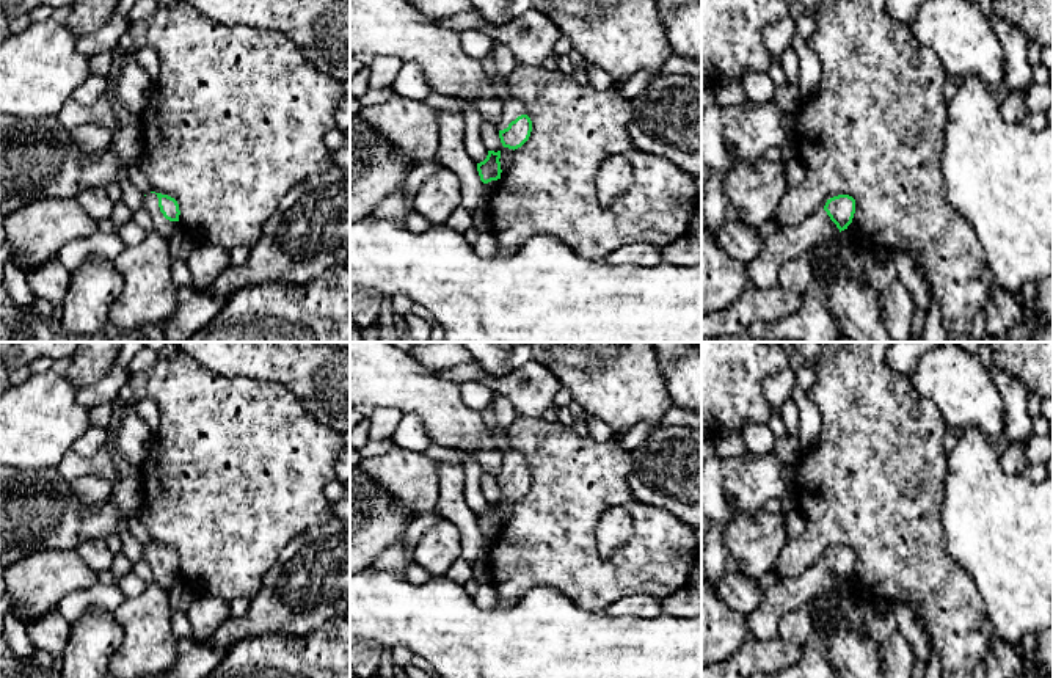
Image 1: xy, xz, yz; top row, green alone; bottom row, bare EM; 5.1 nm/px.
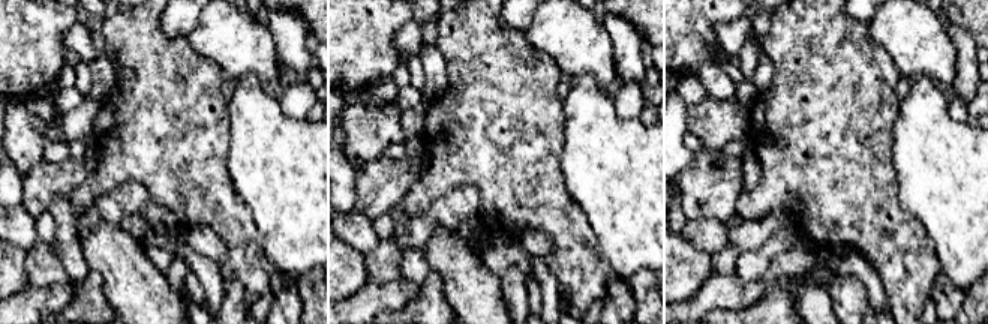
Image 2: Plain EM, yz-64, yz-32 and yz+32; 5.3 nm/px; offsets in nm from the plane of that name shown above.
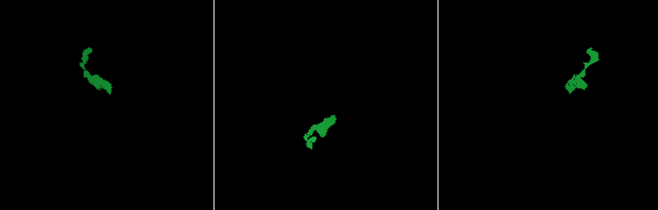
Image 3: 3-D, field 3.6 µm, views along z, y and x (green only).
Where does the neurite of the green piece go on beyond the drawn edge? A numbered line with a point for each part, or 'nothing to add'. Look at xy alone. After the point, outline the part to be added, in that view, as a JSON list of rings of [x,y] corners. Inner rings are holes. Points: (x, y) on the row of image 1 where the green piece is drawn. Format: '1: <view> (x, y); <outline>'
1: xy (167, 228); [[[149,193],[143,198],[143,207],[149,212],[155,229],[165,237],[171,239],[177,232],[182,232],[182,226],[179,221],[169,221],[163,217],[158,207],[158,198],[155,193]]]

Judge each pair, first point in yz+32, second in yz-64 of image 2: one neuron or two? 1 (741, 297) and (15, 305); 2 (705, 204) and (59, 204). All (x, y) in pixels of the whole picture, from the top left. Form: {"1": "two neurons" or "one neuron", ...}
{"1": "one neuron", "2": "two neurons"}

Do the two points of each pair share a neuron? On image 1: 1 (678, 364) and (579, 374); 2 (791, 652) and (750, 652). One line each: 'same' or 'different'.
1: different
2: same

